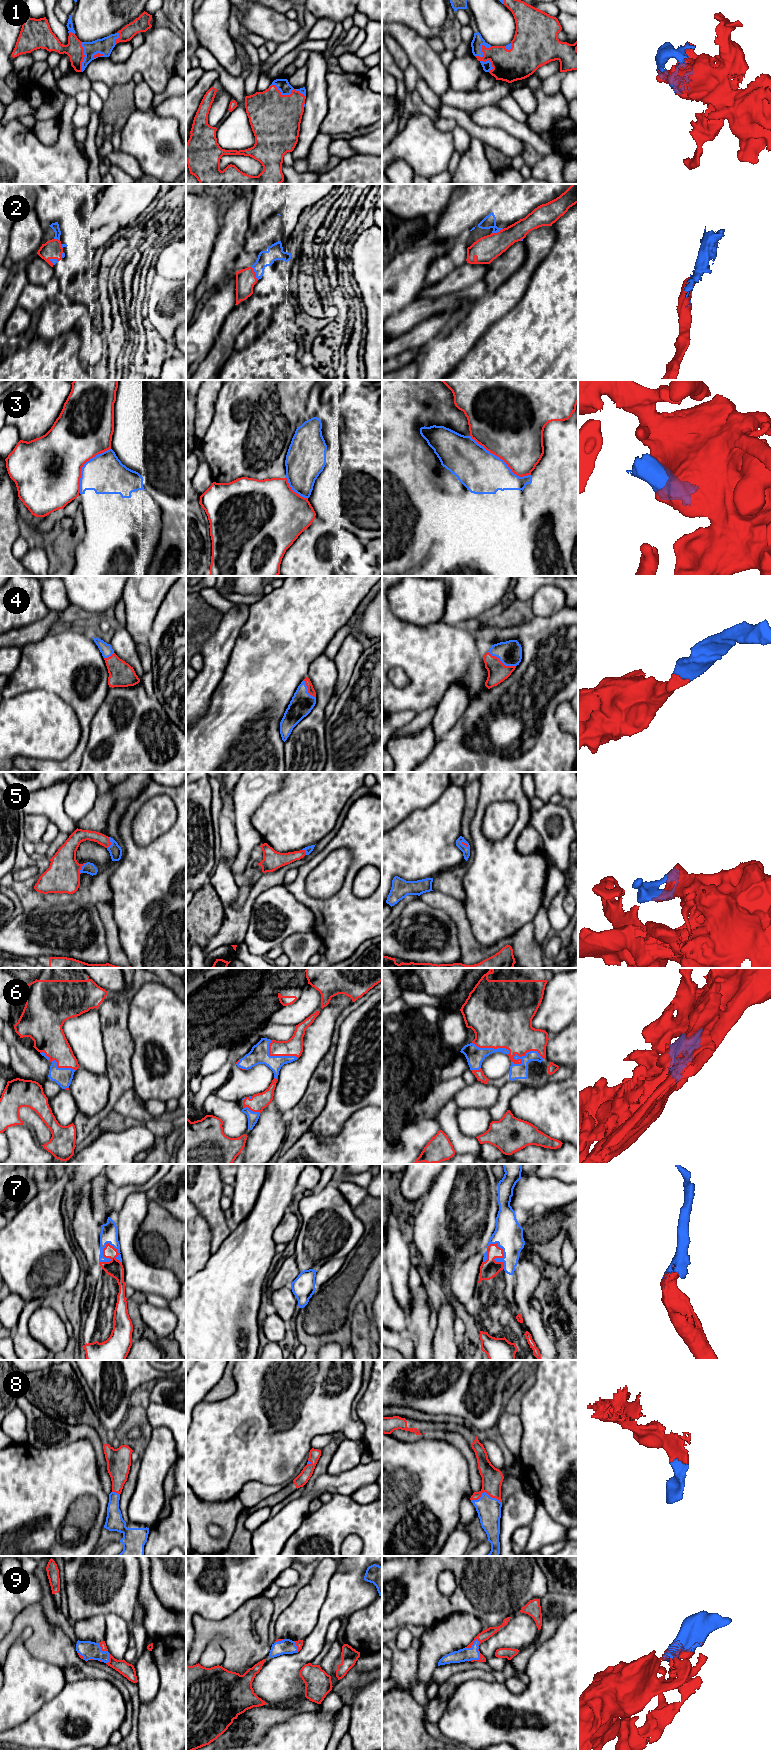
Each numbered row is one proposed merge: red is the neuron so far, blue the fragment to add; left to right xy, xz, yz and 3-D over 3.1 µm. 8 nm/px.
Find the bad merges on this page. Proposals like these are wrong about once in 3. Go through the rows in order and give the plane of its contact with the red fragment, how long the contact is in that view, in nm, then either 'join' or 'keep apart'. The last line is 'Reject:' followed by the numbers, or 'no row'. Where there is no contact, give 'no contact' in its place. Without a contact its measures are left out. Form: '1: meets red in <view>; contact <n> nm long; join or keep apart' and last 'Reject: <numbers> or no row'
1: meets red in xz; contact 320 nm long; join
2: meets red in xz; contact 130 nm long; join
3: meets red in yz; contact 600 nm long; join
4: meets red in yz; contact 260 nm long; join
5: meets red in xy; contact 100 nm long; join
6: meets red in yz; contact 260 nm long; join
7: meets red in xy; contact 200 nm long; join
8: meets red in yz; contact 240 nm long; join
9: meets red in yz; contact 130 nm long; join
Reject: no row

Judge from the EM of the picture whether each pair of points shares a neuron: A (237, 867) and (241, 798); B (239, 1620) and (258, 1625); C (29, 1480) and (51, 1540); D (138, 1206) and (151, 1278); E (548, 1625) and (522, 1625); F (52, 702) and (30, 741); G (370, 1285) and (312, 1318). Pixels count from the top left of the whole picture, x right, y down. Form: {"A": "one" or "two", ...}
{"A": "one", "B": "one", "C": "one", "D": "one", "E": "two", "F": "one", "G": "one"}

